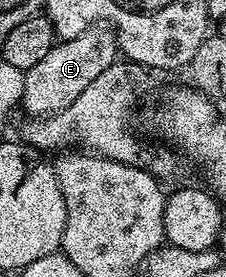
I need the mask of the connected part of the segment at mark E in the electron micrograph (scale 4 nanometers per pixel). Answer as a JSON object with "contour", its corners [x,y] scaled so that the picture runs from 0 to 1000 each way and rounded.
{"contour":[[[425,90],[394,97],[376,119],[358,119],[319,141],[288,141],[248,152],[239,170],[217,177],[217,191],[186,206],[164,235],[102,256],[106,271],[106,336],[93,361],[93,386],[124,404],[137,422],[204,422],[248,415],[261,401],[288,397],[341,350],[358,350],[358,332],[389,314],[407,292],[429,292],[442,264],[465,264],[518,220],[531,195],[527,148],[513,116],[473,90]]]}

